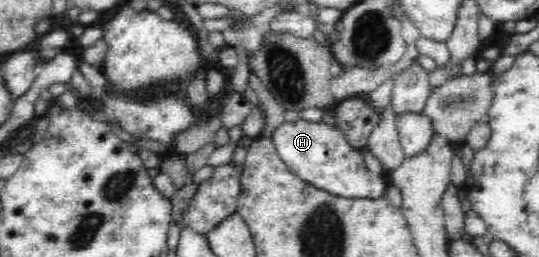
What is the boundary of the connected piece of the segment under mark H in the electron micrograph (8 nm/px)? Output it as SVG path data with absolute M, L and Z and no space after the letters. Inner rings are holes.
M299 119L297 122L284 122L271 134L272 142L278 156L294 175L302 180L325 190L330 194L344 198L380 198L386 190L386 180L368 170L362 160L362 153L355 149L332 123L308 122Z

